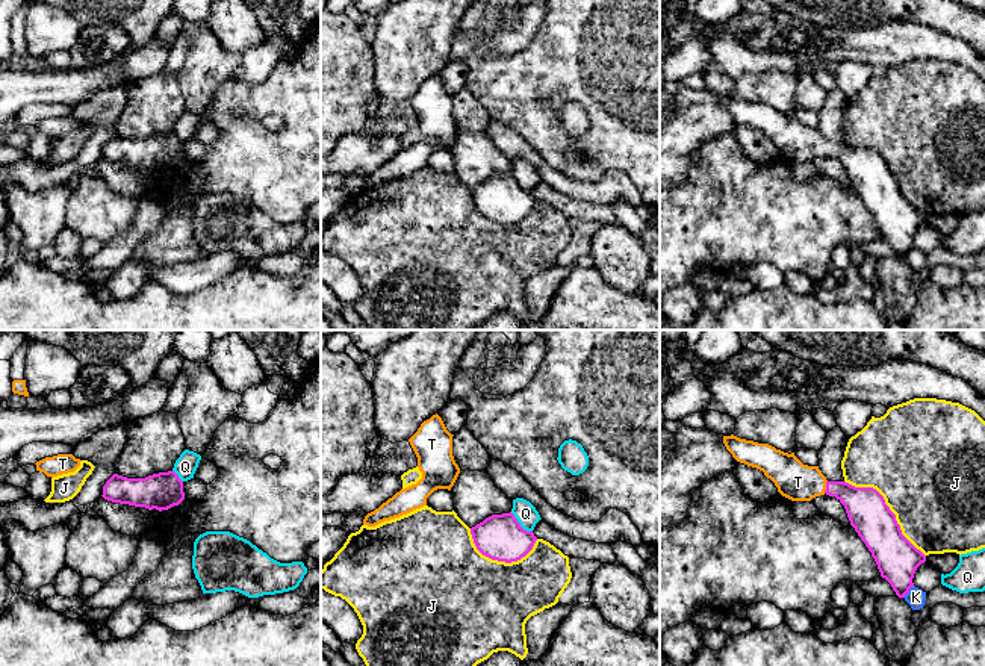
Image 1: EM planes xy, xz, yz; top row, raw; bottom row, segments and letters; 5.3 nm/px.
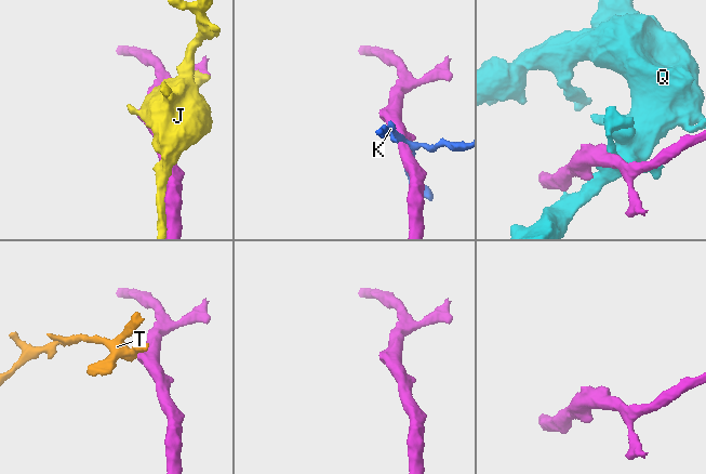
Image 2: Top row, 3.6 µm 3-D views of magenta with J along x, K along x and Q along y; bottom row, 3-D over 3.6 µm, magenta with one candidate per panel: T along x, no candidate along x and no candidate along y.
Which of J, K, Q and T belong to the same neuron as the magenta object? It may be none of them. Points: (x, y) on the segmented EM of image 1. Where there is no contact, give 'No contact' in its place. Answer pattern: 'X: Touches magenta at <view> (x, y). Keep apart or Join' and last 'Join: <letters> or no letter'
J: Touches magenta at yz (888, 507). Keep apart
K: Touches magenta at yz (908, 591). Keep apart
Q: Touches magenta at xz (519, 524). Keep apart
T: Touches magenta at yz (826, 486). Join
Join: T

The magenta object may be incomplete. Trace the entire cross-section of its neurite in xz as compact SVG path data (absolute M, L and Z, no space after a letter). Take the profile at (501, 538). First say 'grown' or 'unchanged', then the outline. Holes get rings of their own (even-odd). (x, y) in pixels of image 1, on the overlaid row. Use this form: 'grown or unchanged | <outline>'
unchanged | M492 515L471 528L477 549L498 562L517 562L534 546L537 537L520 527L514 515Z

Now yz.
grown | M734 434L723 436L723 443L737 462L763 471L778 492L791 501L811 501L825 493L835 496L872 552L881 577L891 584L896 595L905 598L914 587L914 574L926 562L926 556L902 534L896 515L876 489L828 481L819 466L803 465L794 453L784 453L769 443Z

